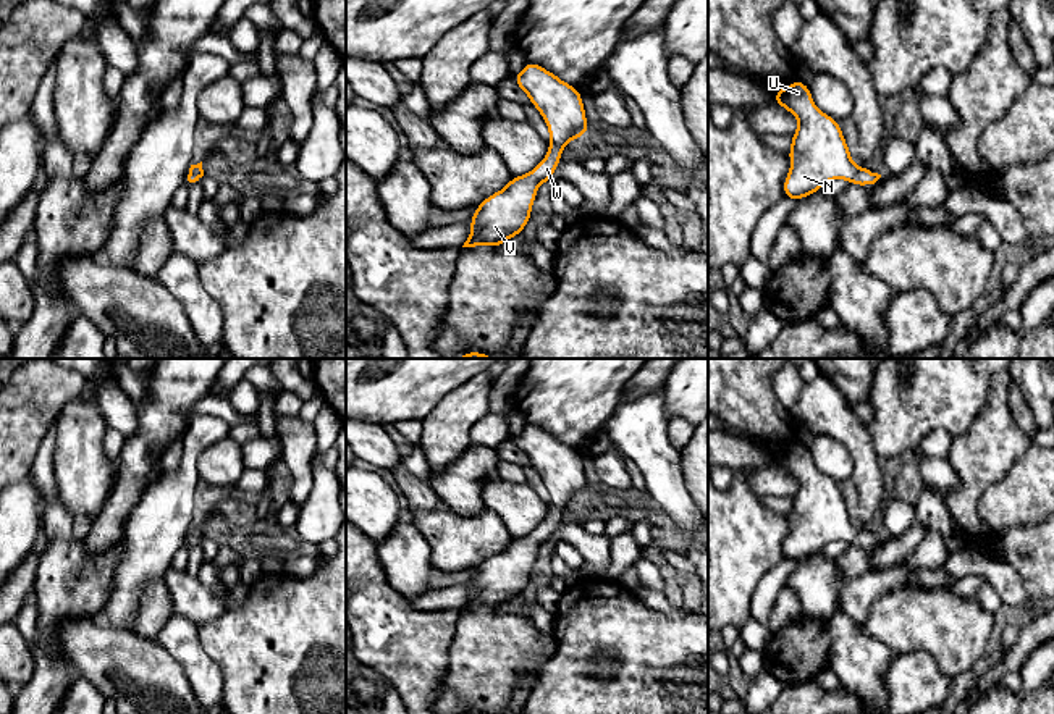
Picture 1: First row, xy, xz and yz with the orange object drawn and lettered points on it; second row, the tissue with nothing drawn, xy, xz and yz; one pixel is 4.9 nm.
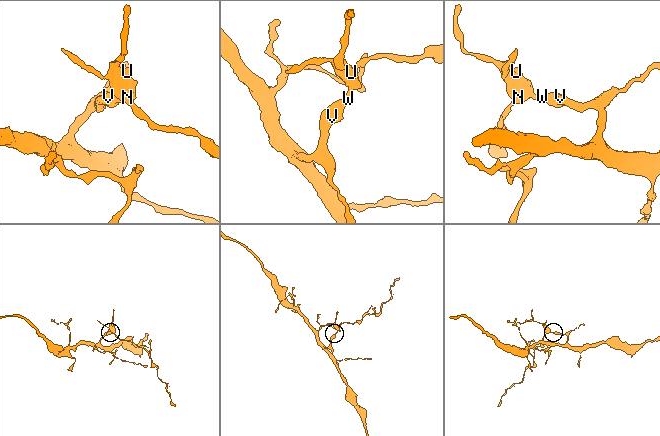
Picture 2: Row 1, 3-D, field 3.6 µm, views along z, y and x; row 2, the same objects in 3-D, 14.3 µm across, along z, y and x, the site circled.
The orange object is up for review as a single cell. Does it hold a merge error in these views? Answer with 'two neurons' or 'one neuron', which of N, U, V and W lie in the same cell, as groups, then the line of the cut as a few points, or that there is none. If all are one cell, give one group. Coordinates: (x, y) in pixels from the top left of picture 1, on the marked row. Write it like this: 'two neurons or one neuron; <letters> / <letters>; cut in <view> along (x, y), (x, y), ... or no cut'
one neuron; N U V W; no cut

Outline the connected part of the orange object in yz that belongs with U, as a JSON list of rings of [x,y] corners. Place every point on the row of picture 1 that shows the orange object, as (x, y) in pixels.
[[[802,79],[774,92],[773,100],[799,120],[787,150],[790,170],[782,184],[784,197],[797,202],[834,179],[845,179],[854,186],[871,186],[881,178],[854,163],[839,121],[815,105]]]

